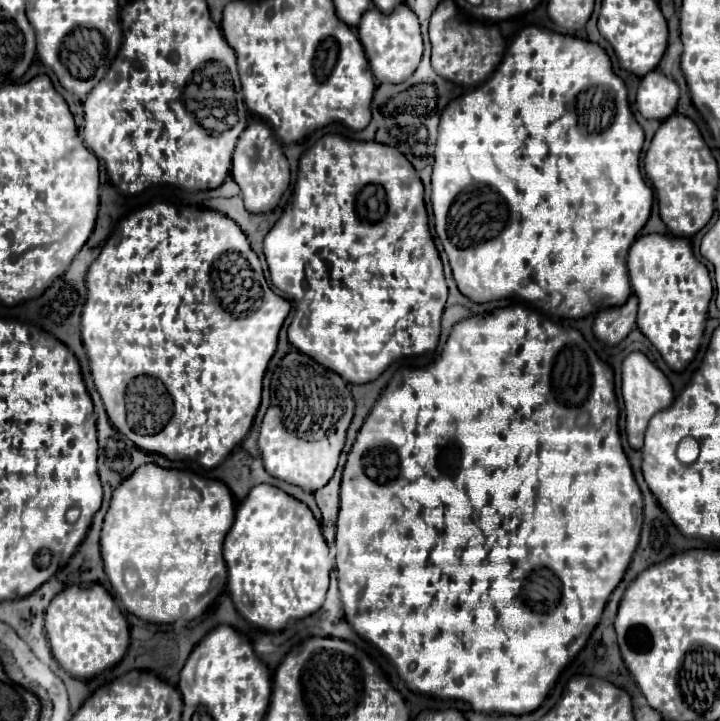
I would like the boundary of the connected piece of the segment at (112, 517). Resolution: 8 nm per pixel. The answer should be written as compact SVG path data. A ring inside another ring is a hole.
M158 464L140 466L114 490L102 526L100 550L104 572L116 600L134 616L154 624L168 624L180 616L202 616L226 586L228 572L222 558L222 542L232 522L234 499L224 482L206 480L182 470L160 468Z

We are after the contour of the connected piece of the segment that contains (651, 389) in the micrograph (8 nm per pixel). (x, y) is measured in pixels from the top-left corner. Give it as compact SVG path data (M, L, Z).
M632 352L624 358L622 362L622 398L624 398L624 406L626 411L626 434L628 442L632 448L640 450L644 444L644 432L646 426L650 422L650 418L668 408L674 400L674 392L672 386L668 382L668 378L664 376L664 372L660 368L656 368L646 354L642 352Z

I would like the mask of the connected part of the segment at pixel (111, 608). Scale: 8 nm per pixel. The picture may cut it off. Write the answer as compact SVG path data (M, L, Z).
M100 584L68 586L56 594L46 610L46 634L58 664L80 680L92 678L120 662L130 644L128 622Z

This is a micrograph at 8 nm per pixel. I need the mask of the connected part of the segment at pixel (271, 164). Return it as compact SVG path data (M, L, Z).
M250 122L242 132L232 158L232 178L242 190L244 206L248 212L270 212L280 202L284 190L290 184L290 168L282 144L278 142L278 138L274 138L274 132L270 130L270 126L266 126L266 122Z

